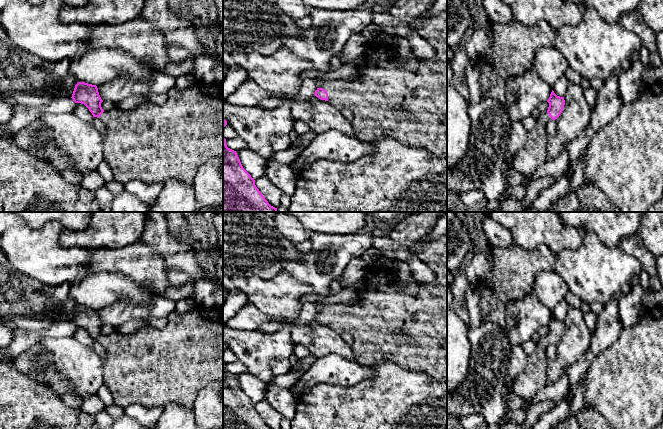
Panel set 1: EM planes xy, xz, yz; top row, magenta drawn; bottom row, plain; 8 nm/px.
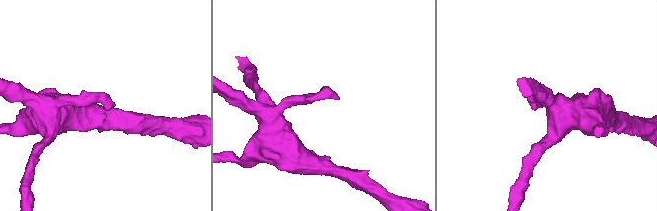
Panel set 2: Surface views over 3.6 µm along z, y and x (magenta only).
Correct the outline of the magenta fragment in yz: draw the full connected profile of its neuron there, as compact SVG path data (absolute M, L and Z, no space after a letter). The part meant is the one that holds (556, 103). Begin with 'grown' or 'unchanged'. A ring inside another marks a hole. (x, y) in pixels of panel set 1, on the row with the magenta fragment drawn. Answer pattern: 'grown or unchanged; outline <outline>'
grown; outline M552 90L547 102L549 103L547 112L537 118L534 129L527 131L524 146L513 158L513 167L520 175L532 176L536 169L546 162L548 137L546 124L550 120L558 120L565 100Z

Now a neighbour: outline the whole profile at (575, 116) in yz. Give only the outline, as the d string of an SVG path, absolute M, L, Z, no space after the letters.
M570 83L564 95L565 105L558 117L557 134L547 137L546 162L551 162L562 152L565 144L577 138L590 121L591 108L580 84Z

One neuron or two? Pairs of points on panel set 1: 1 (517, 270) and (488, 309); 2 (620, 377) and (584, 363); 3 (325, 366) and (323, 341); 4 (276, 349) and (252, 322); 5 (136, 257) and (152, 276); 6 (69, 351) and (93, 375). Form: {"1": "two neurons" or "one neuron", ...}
{"1": "one neuron", "2": "two neurons", "3": "two neurons", "4": "two neurons", "5": "one neuron", "6": "one neuron"}

